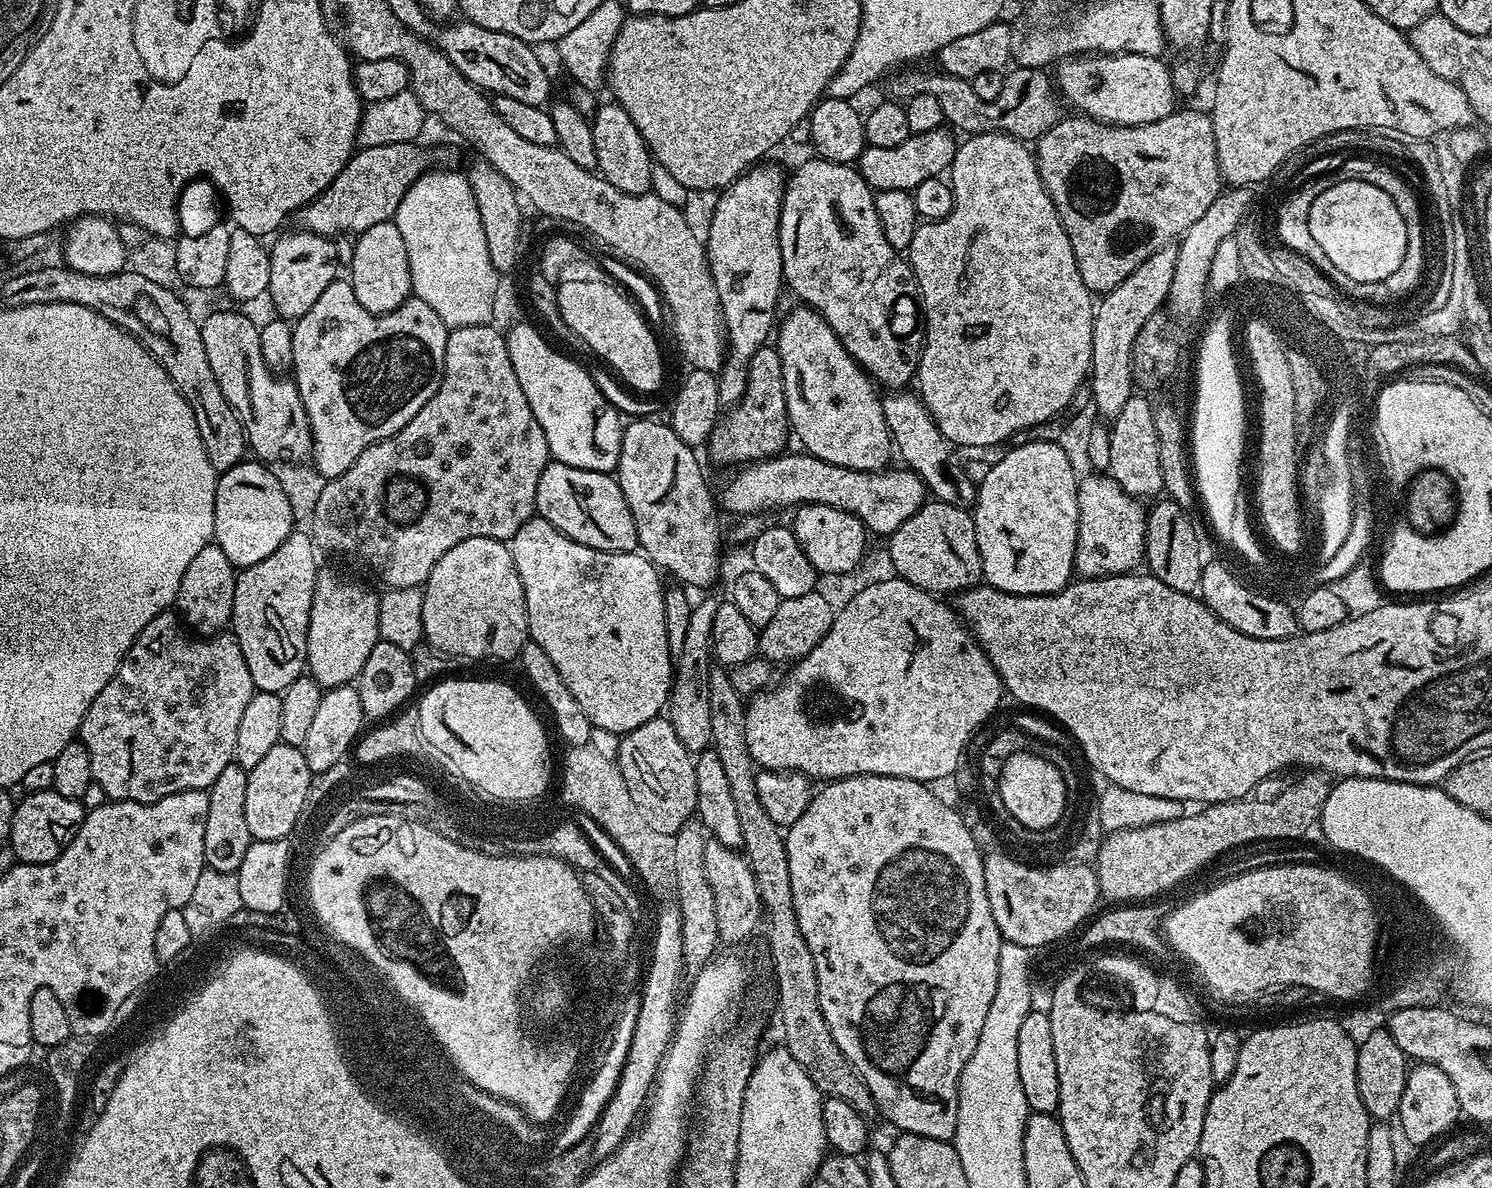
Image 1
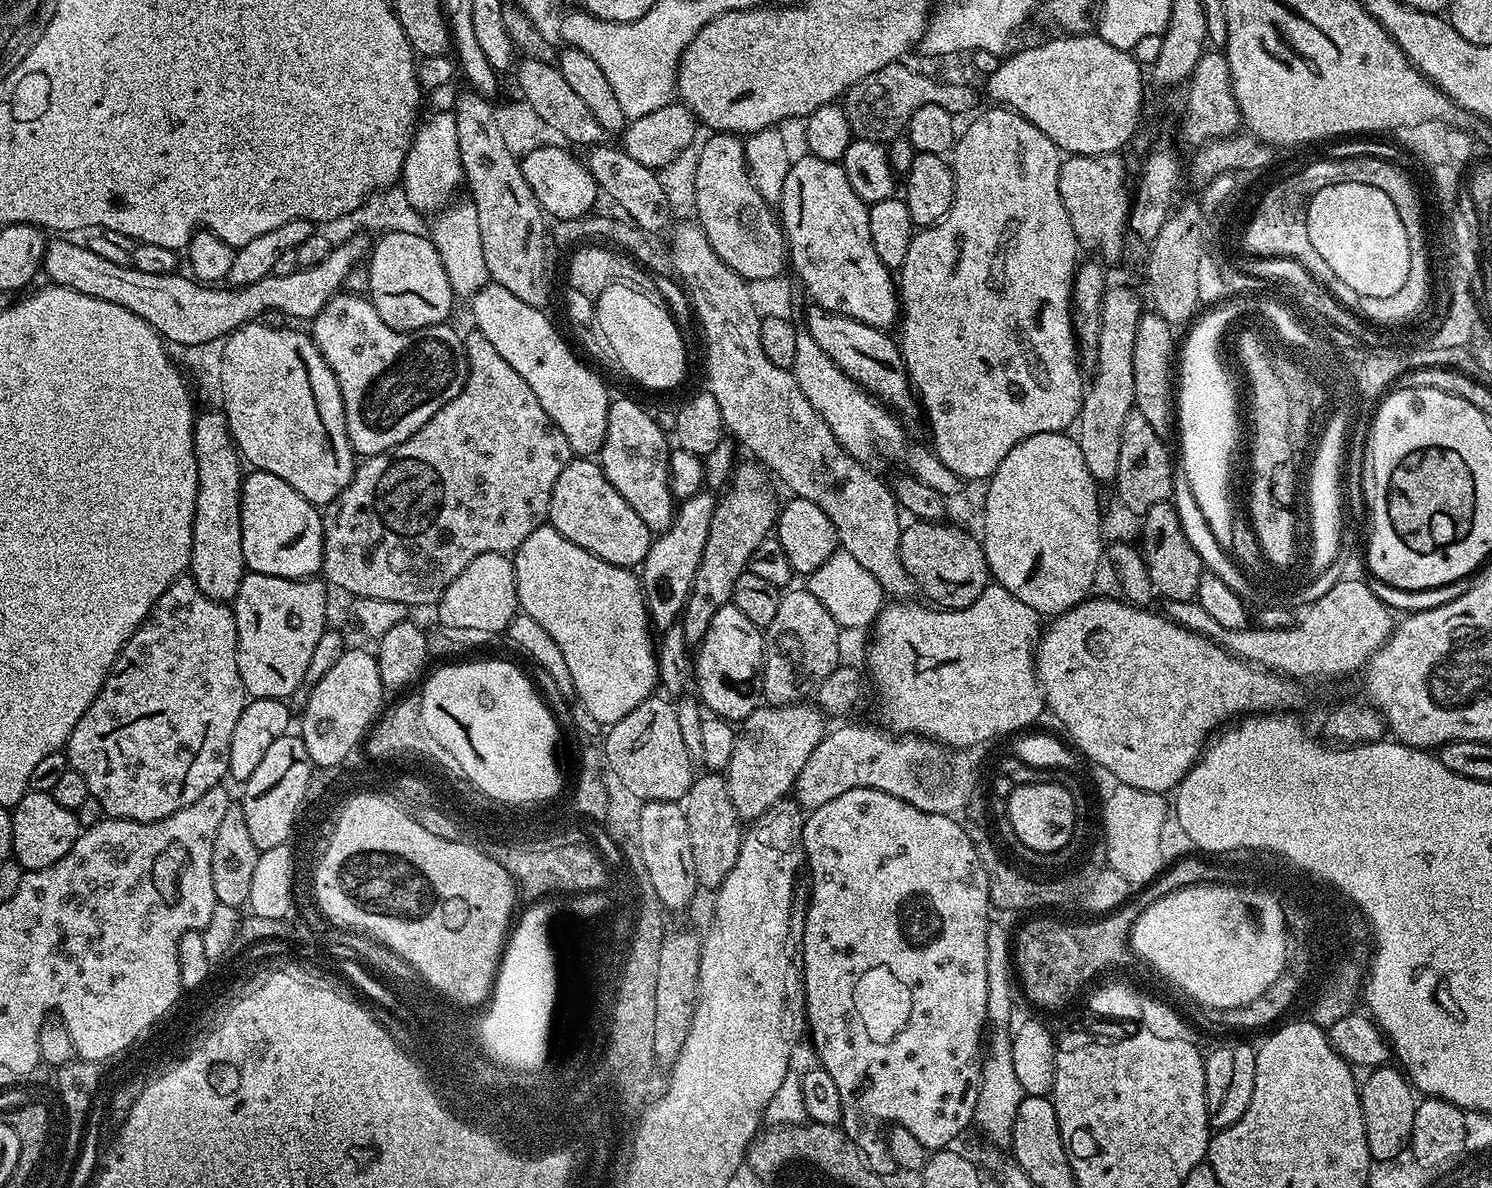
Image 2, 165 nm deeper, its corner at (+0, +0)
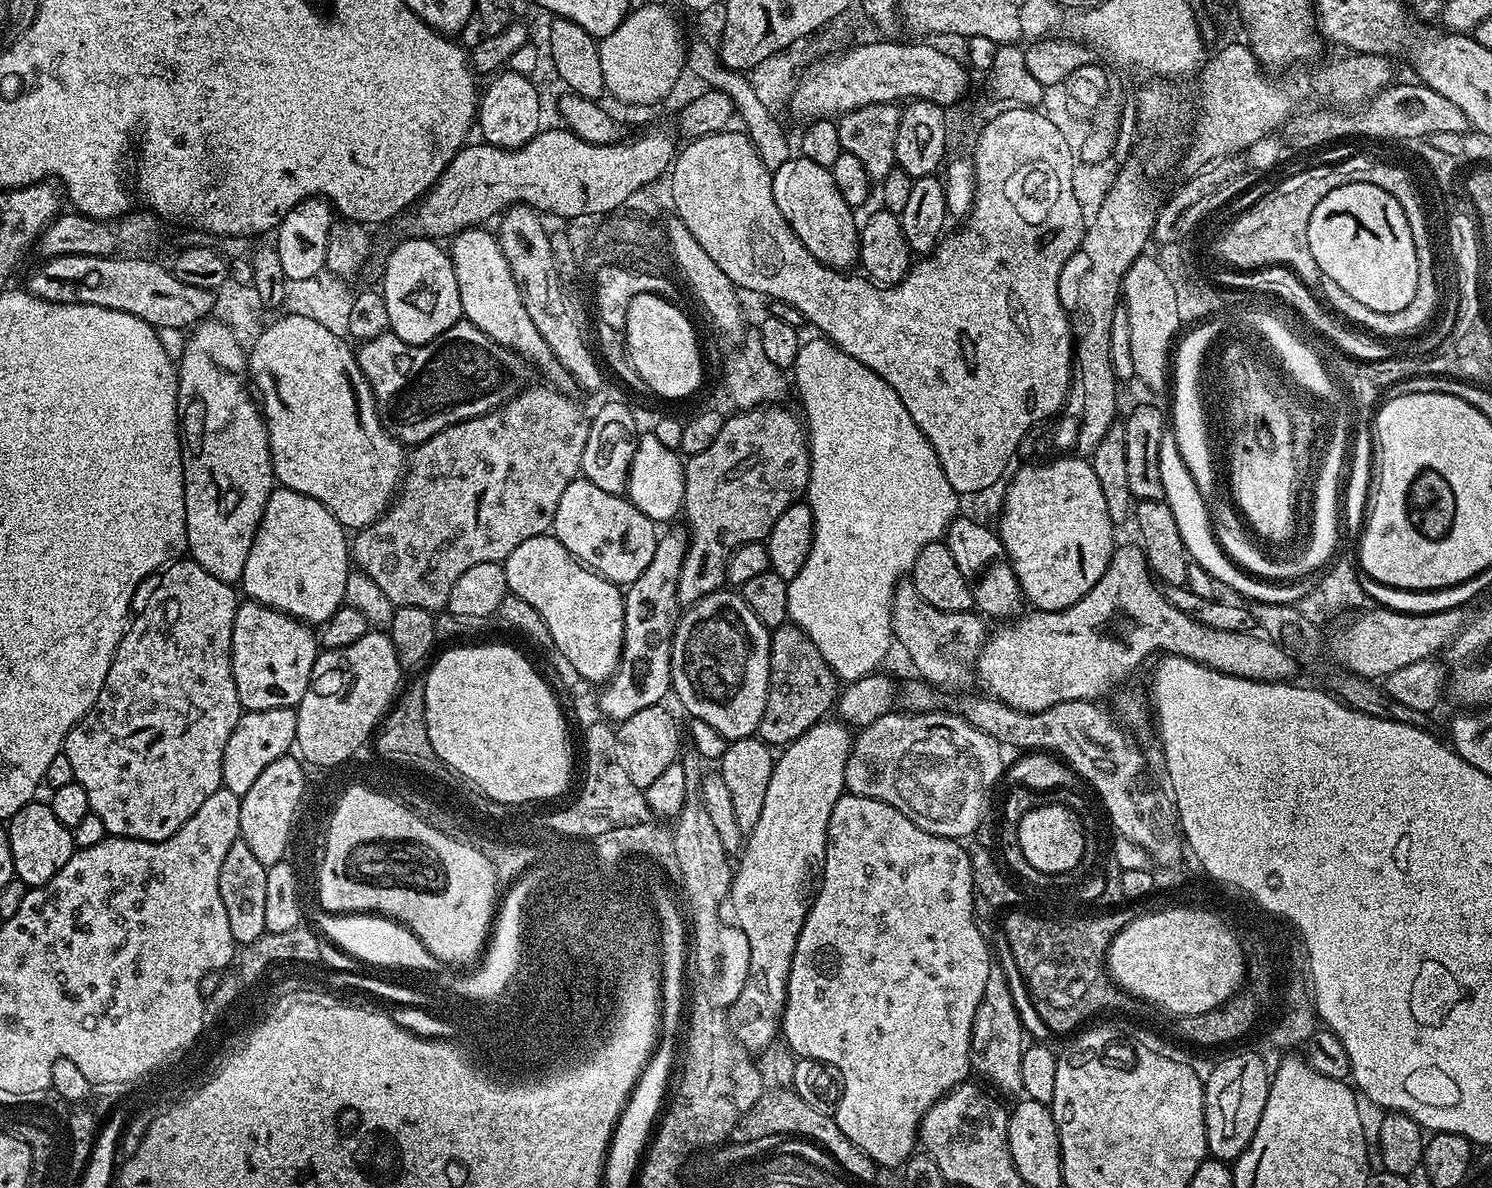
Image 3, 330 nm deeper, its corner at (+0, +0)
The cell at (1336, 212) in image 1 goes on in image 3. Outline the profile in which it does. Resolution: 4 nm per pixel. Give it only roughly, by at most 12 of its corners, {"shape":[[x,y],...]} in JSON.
{"shape":[[1369,184],[1330,190],[1308,241],[1324,279],[1381,314],[1410,306],[1416,247]]}

